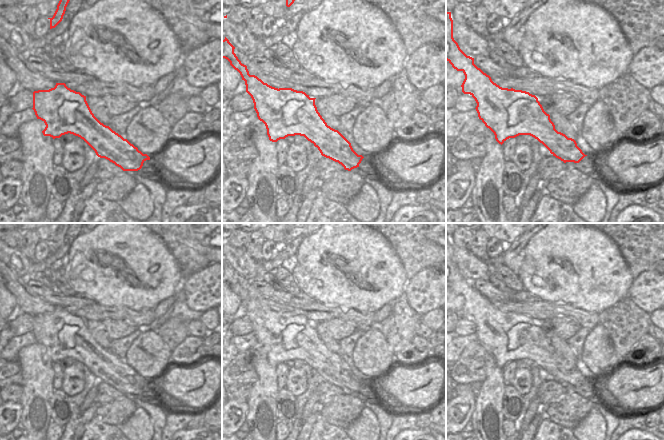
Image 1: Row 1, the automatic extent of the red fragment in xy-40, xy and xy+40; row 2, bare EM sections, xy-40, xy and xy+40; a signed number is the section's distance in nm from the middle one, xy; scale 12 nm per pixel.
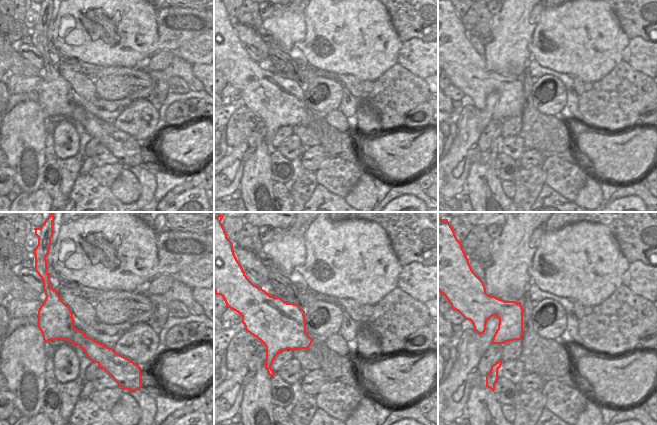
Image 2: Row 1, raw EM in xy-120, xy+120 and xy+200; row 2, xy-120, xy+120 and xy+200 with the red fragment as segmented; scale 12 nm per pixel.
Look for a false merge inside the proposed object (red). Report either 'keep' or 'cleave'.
cleave

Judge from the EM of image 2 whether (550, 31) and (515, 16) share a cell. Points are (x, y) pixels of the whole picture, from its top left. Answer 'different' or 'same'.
different

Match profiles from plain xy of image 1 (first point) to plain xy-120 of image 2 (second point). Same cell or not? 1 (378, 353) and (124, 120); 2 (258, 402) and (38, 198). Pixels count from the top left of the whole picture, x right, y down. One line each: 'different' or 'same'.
1: same
2: different

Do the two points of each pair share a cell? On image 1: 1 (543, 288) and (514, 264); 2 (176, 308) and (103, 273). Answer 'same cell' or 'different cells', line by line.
1: different cells
2: different cells

